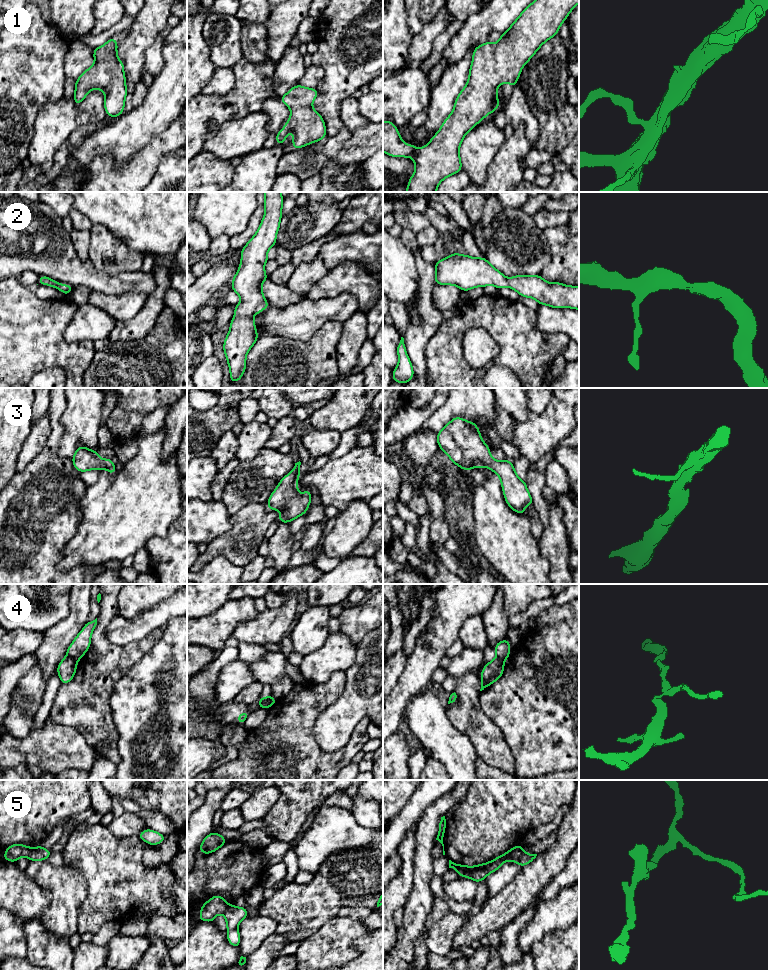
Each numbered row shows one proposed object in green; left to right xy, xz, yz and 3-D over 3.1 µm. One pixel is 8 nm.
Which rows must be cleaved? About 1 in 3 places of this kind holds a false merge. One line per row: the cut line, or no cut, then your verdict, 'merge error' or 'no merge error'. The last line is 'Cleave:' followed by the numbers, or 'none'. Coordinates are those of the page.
1: cut none; no merge error
2: cut none; no merge error
3: cut none; no merge error
4: cut xy (69, 657), (77, 660); merge error
5: cut yz (513, 848), (511, 860); merge error
Cleave: 4, 5

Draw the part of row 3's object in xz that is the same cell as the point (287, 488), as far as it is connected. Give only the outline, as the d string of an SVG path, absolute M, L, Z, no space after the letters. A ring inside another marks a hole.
M301 462L295 463L293 470L284 476L267 501L270 510L280 510L278 516L281 523L291 522L297 517L306 514L311 503L310 490L298 493L297 480L299 478Z

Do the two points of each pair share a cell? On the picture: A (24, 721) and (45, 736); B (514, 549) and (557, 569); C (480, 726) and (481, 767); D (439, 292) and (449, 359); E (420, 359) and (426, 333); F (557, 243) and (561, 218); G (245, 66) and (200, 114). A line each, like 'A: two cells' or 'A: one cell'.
A: two cells
B: two cells
C: two cells
D: two cells
E: one cell
F: two cells
G: one cell

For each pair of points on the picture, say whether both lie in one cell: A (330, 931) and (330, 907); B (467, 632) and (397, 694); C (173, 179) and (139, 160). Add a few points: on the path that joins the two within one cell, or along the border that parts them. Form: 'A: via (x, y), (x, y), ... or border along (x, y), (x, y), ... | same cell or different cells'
A: border along (337, 915), (325, 922), (313, 933) | different cells
B: border along (470, 616), (464, 622), (458, 637) | different cells
C: border along (166, 155), (159, 161), (156, 171), (149, 181) | different cells

